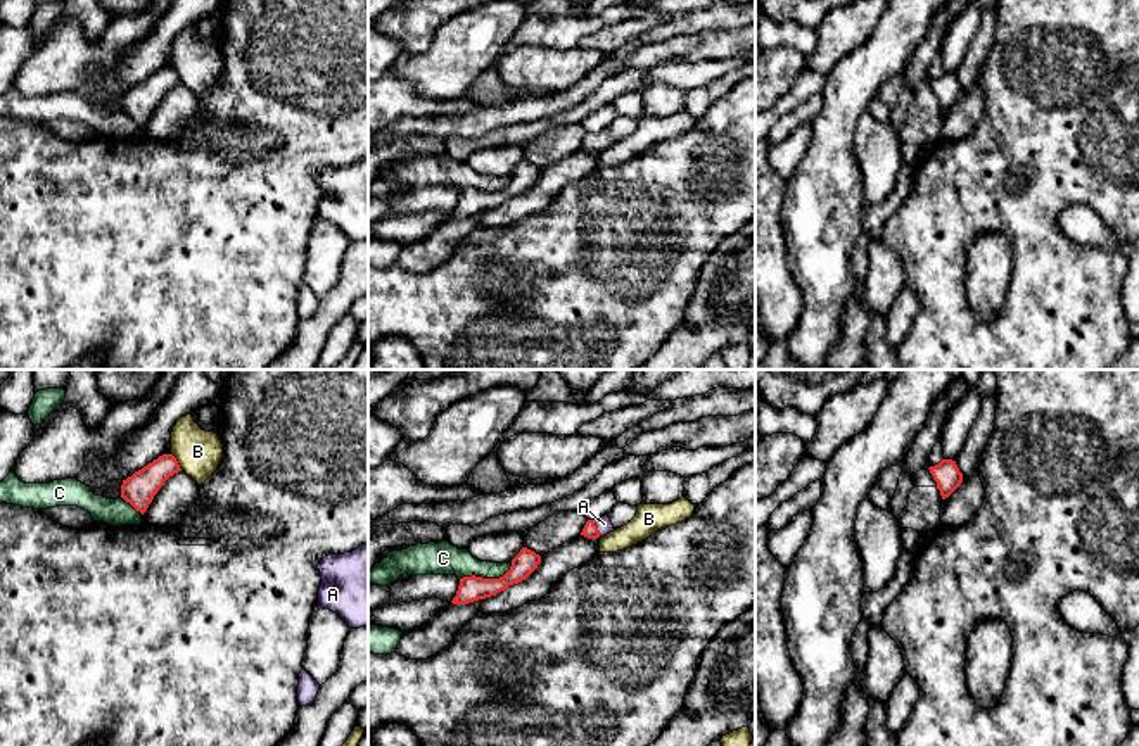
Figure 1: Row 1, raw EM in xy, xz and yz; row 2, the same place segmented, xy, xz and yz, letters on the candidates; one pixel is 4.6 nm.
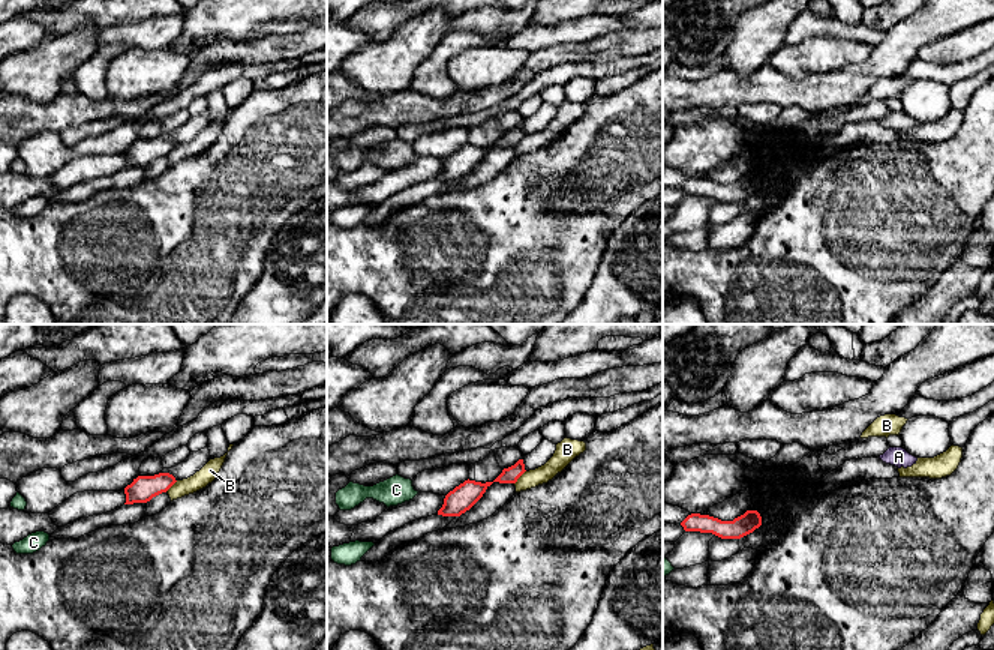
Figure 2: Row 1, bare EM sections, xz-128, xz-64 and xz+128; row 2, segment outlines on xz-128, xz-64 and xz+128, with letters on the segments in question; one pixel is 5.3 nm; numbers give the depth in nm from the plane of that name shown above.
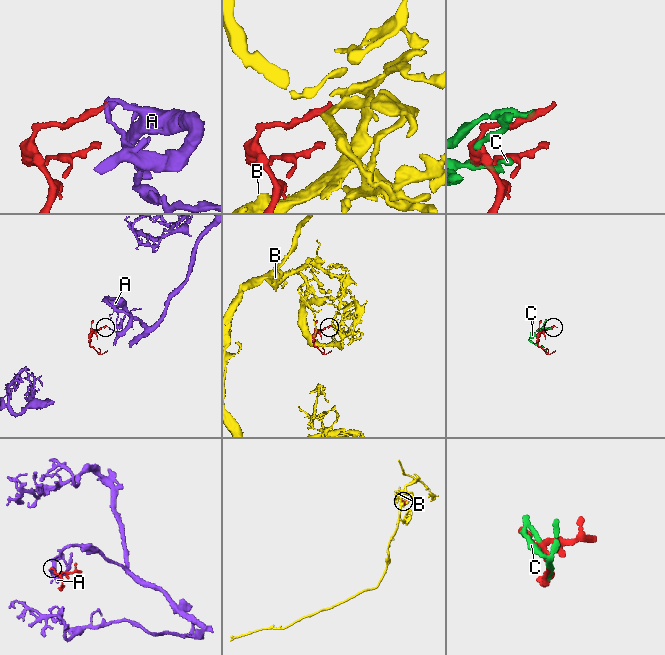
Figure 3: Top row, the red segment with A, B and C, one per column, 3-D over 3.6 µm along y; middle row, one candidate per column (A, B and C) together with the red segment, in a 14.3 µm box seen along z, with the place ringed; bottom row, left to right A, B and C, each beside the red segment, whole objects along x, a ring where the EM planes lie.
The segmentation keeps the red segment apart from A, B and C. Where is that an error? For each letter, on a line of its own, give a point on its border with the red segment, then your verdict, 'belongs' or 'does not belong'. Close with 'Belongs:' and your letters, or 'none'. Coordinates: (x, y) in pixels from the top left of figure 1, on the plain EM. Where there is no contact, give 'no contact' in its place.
A: contact xz (597, 142); belongs
B: contact xy (177, 75); does not belong
C: contact xz (488, 192); does not belong
Belongs: A

